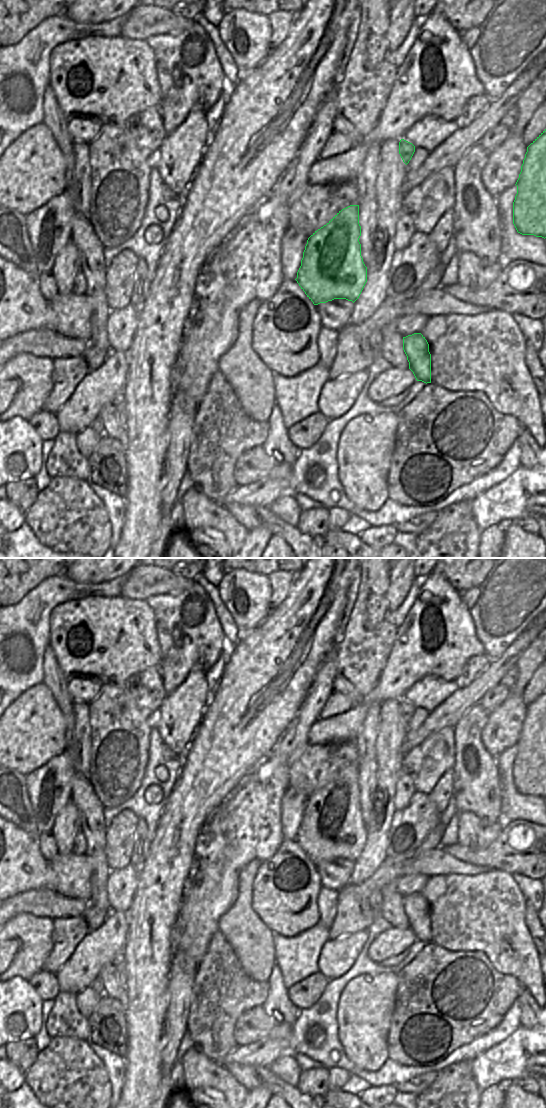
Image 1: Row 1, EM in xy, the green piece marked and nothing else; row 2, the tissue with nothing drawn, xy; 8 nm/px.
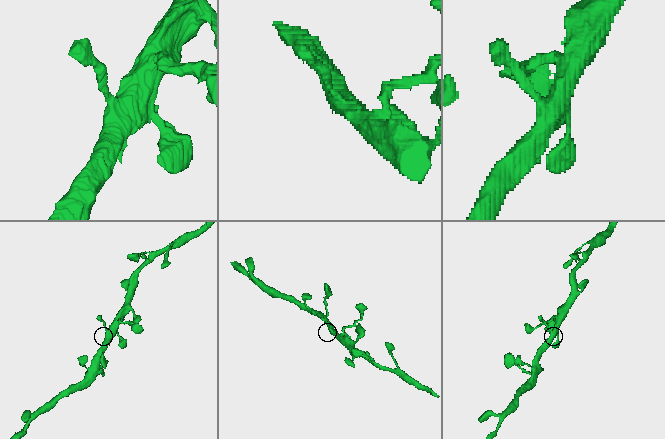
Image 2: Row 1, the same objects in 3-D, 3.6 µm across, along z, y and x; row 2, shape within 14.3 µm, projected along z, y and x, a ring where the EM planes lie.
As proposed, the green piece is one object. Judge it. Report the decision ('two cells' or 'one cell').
one cell

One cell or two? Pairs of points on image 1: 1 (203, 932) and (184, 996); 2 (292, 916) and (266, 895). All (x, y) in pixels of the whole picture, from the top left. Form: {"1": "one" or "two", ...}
{"1": "two", "2": "one"}

